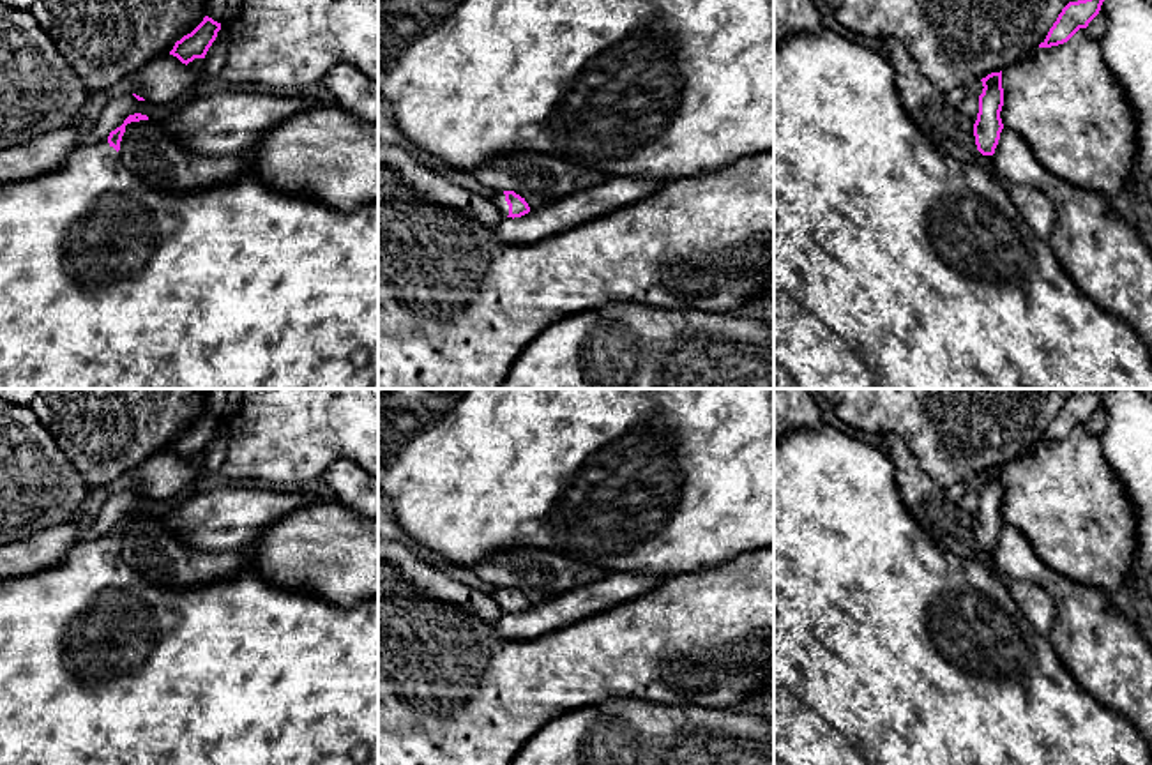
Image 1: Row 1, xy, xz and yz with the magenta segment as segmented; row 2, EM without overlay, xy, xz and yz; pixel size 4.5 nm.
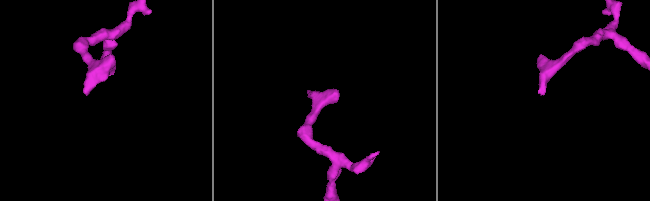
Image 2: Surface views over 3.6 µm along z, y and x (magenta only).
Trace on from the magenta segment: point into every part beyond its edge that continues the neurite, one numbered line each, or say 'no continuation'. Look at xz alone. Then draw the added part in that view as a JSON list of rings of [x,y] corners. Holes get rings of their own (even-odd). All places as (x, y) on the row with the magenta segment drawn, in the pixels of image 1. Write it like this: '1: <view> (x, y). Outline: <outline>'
1: xz (499, 198). Outline: [[[493,191],[493,196],[491,196],[489,200],[496,205],[496,208],[500,210],[500,214],[502,214],[504,217],[509,216],[509,205],[507,205],[507,201],[505,201],[504,191]]]

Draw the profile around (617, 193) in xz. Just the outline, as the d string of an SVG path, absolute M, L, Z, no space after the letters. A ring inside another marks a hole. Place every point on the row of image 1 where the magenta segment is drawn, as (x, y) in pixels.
M608 177L604 184L574 193L548 207L530 210L521 217L504 217L495 226L495 231L507 244L535 244L641 201L661 191L666 182L657 177Z

